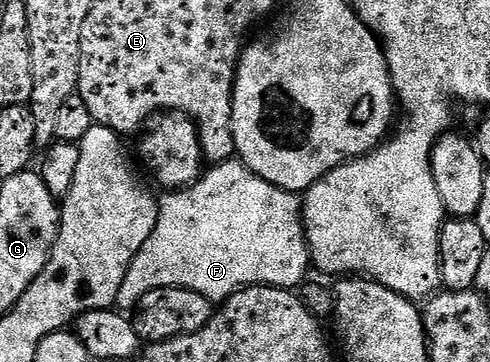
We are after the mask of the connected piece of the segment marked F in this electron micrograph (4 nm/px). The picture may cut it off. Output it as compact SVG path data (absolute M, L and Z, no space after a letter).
M233 159L221 165L212 165L200 180L188 188L168 191L163 195L165 197L161 196L158 201L158 223L150 239L146 239L142 251L138 251L130 263L126 279L122 279L122 287L118 291L121 310L135 310L146 291L162 287L198 291L198 295L206 295L212 302L220 303L234 296L238 290L249 289L252 285L295 290L305 284L310 258L304 234L302 201L297 194L279 189L257 173L251 173L243 161Z

